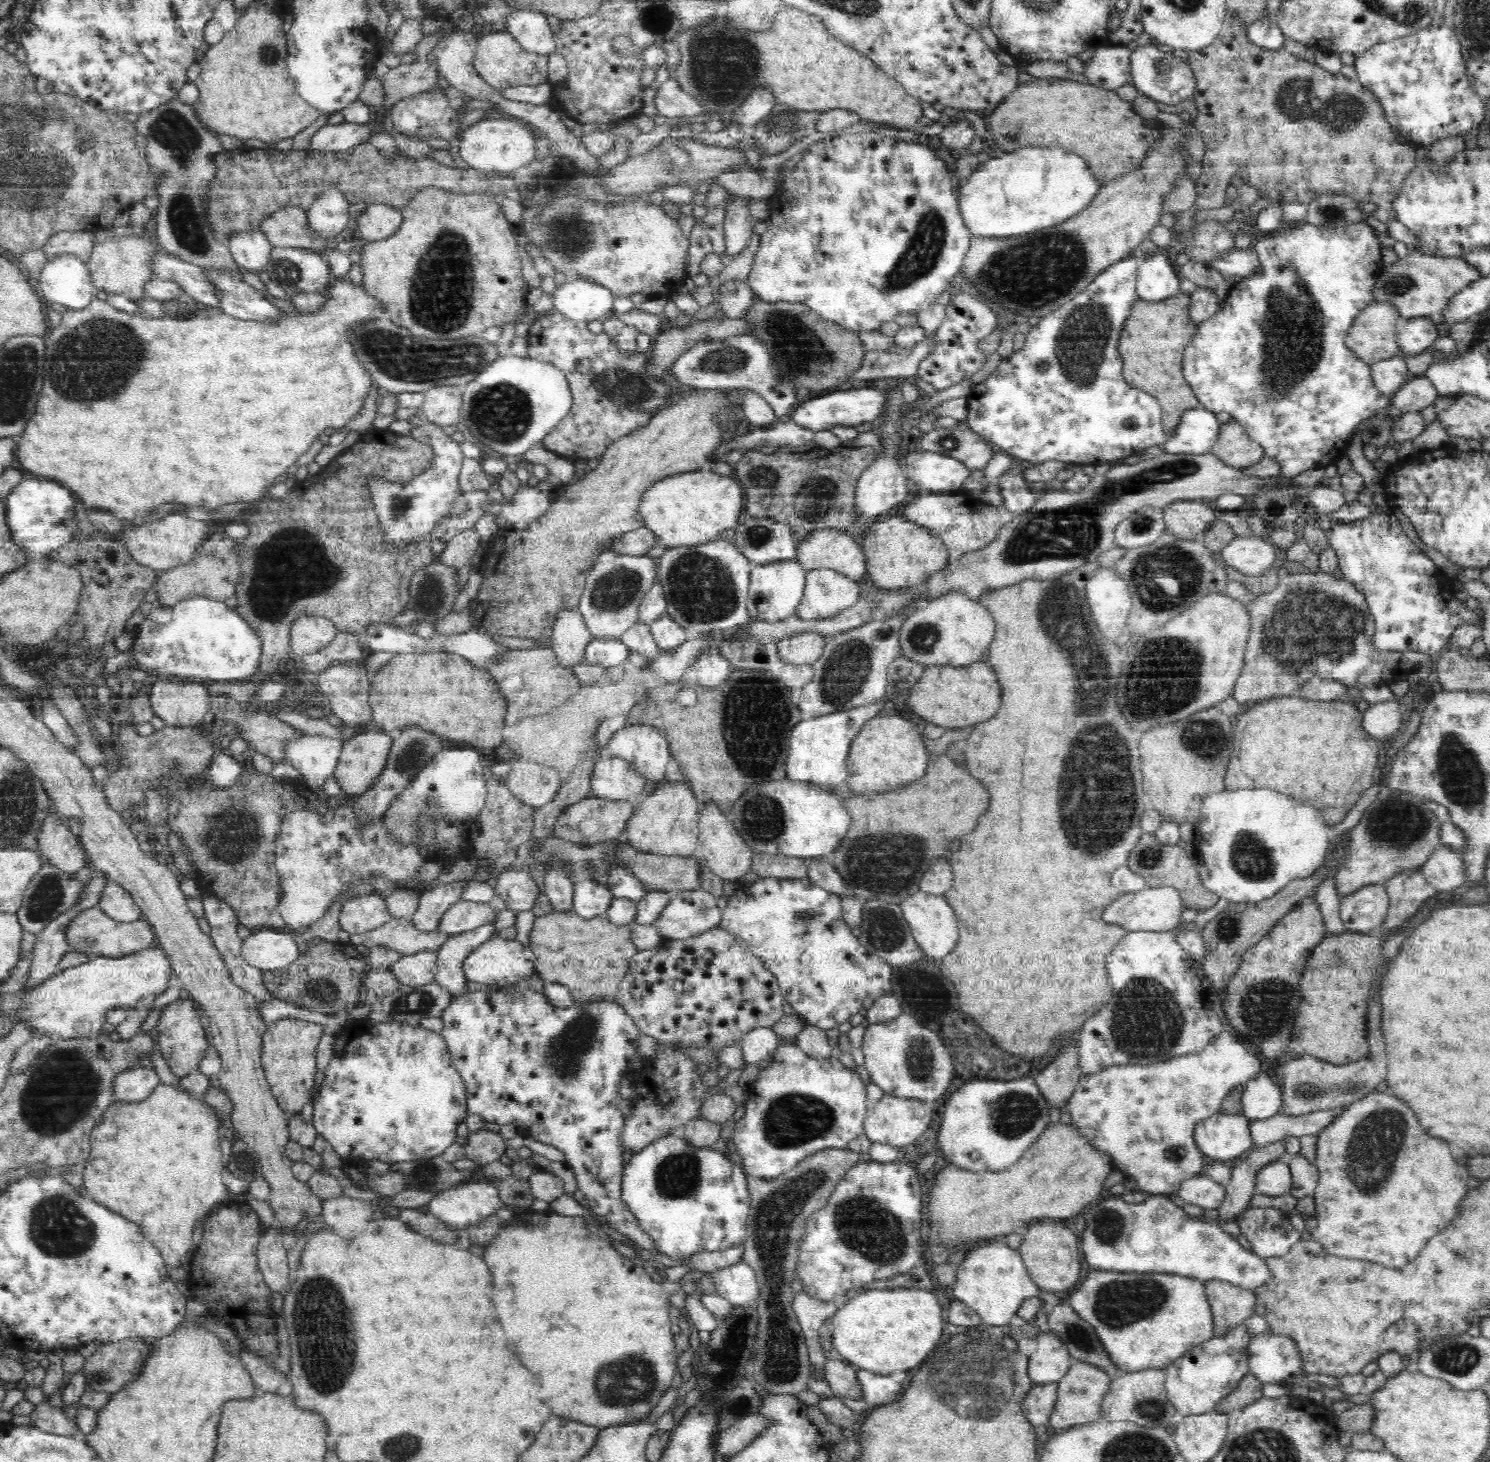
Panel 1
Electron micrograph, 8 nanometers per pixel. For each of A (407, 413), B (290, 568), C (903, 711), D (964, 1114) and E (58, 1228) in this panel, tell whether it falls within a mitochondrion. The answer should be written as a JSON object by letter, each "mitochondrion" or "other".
{"A":"other","B":"mitochondrion","C":"other","D":"other","E":"mitochondrion"}

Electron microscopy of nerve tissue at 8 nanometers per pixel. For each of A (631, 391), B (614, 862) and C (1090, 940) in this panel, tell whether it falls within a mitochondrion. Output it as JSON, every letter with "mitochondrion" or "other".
{"A":"mitochondrion","B":"other","C":"other"}

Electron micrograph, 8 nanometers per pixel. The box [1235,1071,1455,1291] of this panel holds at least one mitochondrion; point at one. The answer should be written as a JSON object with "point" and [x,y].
{"point":[1372,1152]}

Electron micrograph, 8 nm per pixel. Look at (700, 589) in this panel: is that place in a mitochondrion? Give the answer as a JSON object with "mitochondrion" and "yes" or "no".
{"mitochondrion":"yes"}

